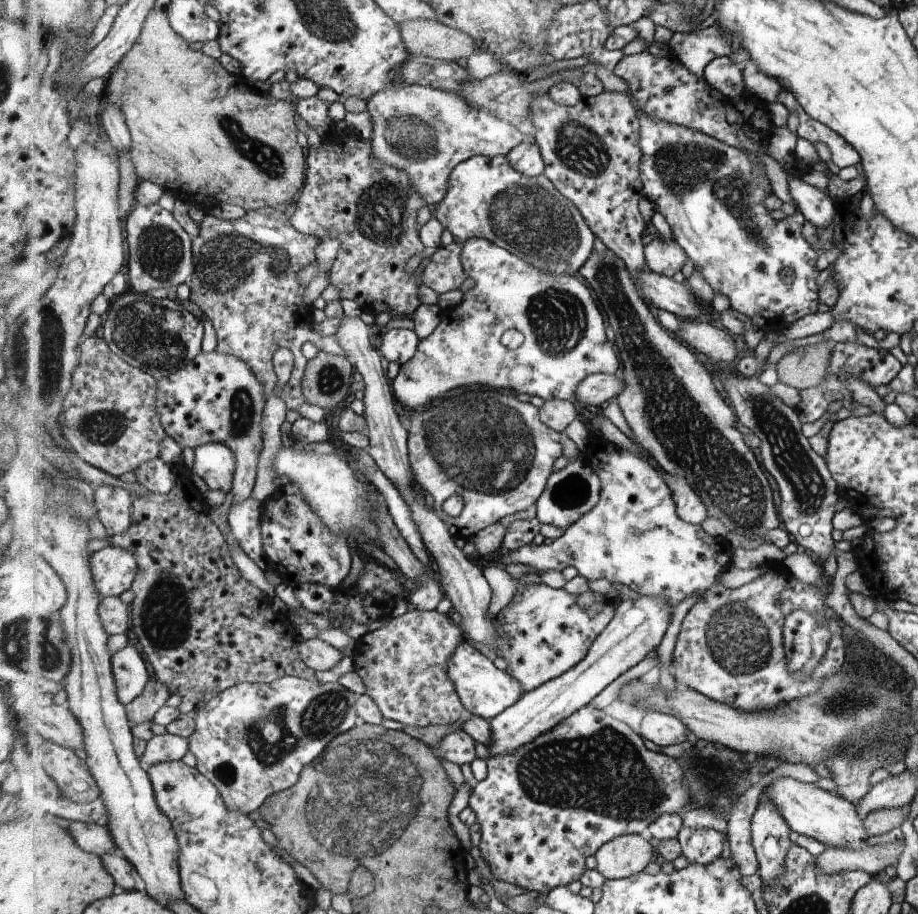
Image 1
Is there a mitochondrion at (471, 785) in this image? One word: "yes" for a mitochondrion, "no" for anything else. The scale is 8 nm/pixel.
no

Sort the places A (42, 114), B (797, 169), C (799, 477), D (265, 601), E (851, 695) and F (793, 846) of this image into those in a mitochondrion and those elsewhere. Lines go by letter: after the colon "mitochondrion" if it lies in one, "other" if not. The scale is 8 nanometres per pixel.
A: other
B: other
C: mitochondrion
D: other
E: mitochondrion
F: other

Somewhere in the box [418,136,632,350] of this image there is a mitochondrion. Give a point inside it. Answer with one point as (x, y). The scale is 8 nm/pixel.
(528, 218)

